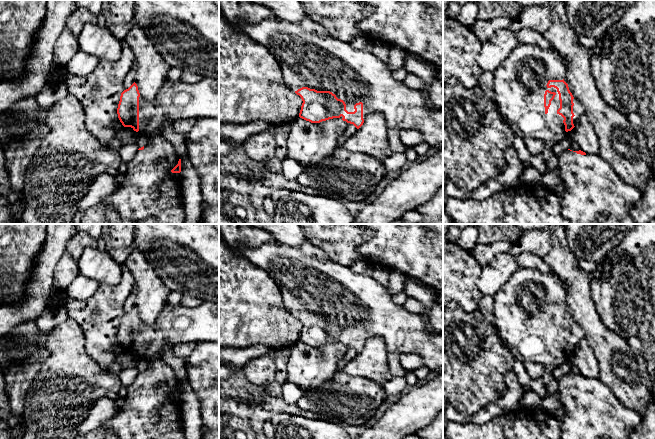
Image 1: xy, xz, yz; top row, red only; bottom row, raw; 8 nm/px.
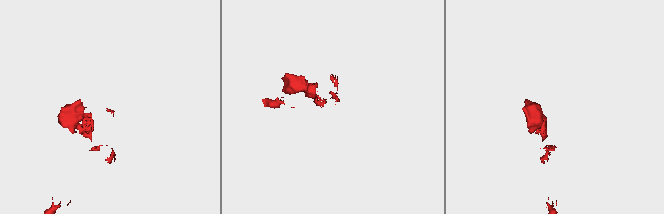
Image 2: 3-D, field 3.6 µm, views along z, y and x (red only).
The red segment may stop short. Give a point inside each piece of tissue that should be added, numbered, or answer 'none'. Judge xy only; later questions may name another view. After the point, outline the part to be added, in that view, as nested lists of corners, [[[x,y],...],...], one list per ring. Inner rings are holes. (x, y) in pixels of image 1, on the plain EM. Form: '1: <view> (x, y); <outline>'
1: xy (151, 412); [[[203,302],[197,307],[185,307],[181,304],[165,305],[161,314],[153,325],[146,325],[139,321],[139,357],[144,364],[144,373],[138,374],[132,384],[127,387],[127,403],[118,410],[117,414],[107,420],[96,430],[84,435],[83,439],[105,439],[105,432],[113,432],[118,439],[186,439],[183,419],[178,411],[180,397],[171,394],[178,388],[179,380],[174,371],[160,357],[161,349],[166,345],[174,346],[180,342],[213,342],[219,344],[219,303]]]

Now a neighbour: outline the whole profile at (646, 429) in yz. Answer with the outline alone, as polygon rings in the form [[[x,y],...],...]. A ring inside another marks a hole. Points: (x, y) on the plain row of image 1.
[[[650,399],[640,424],[632,430],[630,439],[655,439],[655,401]]]

